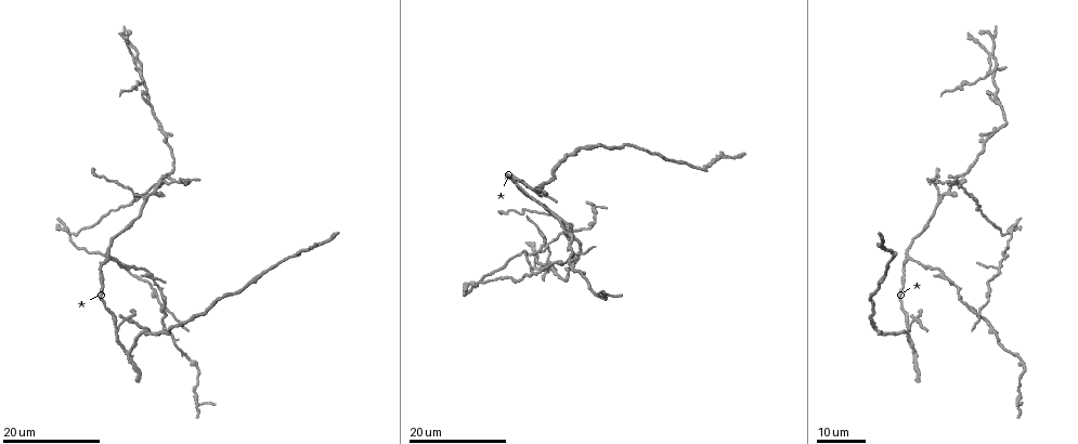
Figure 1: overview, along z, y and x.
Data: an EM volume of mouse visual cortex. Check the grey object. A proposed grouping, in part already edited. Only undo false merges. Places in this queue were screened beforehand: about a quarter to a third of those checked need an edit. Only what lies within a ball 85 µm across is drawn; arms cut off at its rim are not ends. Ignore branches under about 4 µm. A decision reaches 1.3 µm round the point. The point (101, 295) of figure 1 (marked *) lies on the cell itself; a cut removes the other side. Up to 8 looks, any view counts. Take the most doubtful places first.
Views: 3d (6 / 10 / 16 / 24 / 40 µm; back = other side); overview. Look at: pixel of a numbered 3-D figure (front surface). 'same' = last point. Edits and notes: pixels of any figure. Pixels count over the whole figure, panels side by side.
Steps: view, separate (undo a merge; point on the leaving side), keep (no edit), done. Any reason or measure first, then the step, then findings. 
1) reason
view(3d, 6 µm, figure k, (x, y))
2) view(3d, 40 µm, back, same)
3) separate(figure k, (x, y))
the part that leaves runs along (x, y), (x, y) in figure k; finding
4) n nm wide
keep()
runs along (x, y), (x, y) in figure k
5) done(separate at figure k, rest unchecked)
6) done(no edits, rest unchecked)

view(3d, 24 µm, figure 1, (992, 74))

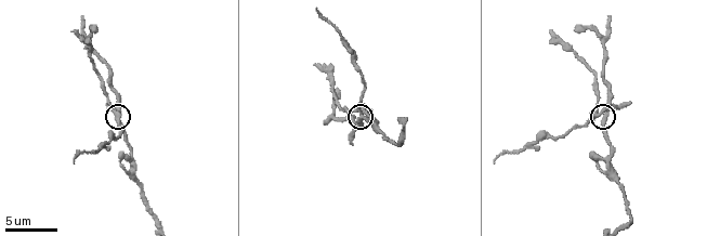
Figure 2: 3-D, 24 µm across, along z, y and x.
closer look
view(3d, 10 µm, figure 2, (599, 115))

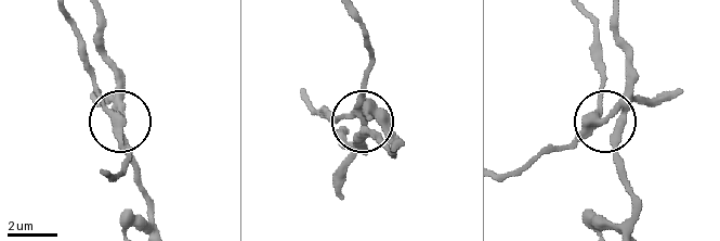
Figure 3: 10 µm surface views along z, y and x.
separate(figure 3, (93, 88))
the part that leaves runs along (117, 104), (117, 132), (129, 157), (115, 176) in figure 3; two cells meet here

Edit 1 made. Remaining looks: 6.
see it whole again
view(overview)

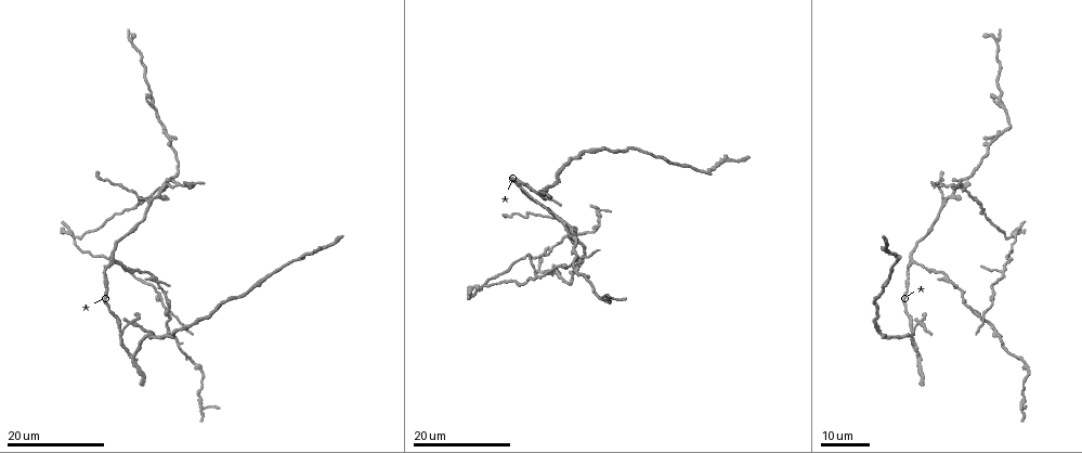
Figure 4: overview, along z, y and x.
view(3d, 16 µm, figure 4, (942, 201))

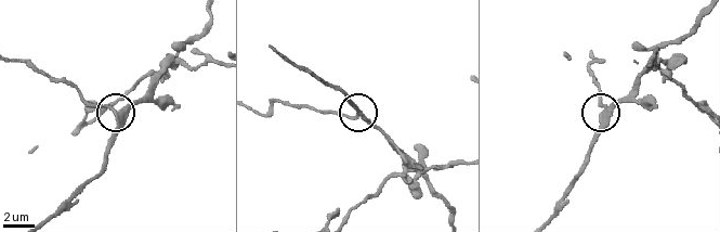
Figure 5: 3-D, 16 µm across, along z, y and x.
view(3d, 10 µm, figure 5, (358, 119))

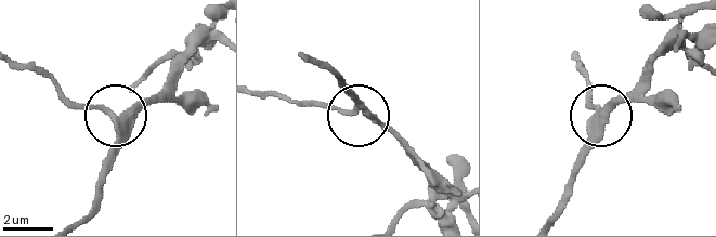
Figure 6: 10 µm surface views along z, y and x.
3 arms
separate(figure 6, (99, 104))
the part that leaves runs along (120, 128), (16, 66) in figure 6; a second cell is stuck on

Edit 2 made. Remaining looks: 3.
small branch off a trunk
view(3d, 24 µm, figure 4, (123, 330))

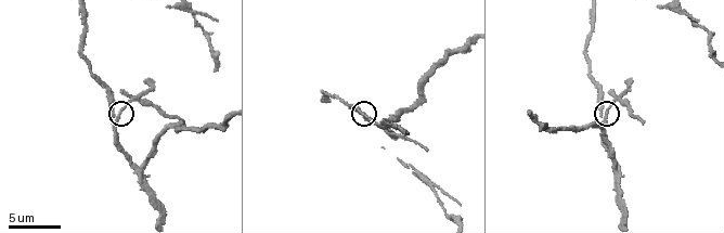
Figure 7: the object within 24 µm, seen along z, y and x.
view(3d, 10 µm, figure 7, (604, 118))

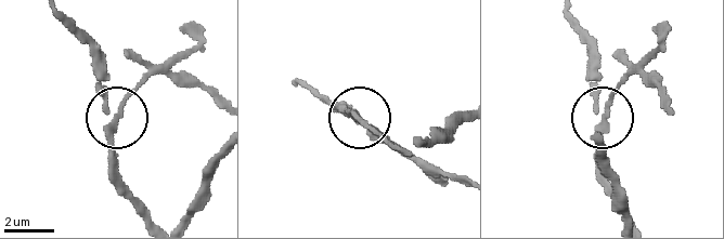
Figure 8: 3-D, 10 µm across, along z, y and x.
side arm 10 µm
separate(figure 8, (128, 95))
the part that leaves runs along (114, 125), (119, 109), (164, 71), (219, 94) in figure 8; two cells meet here

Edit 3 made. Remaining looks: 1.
done(separate at figure 3, separate at figure 6, separate at figure 8, rest unchecked)

